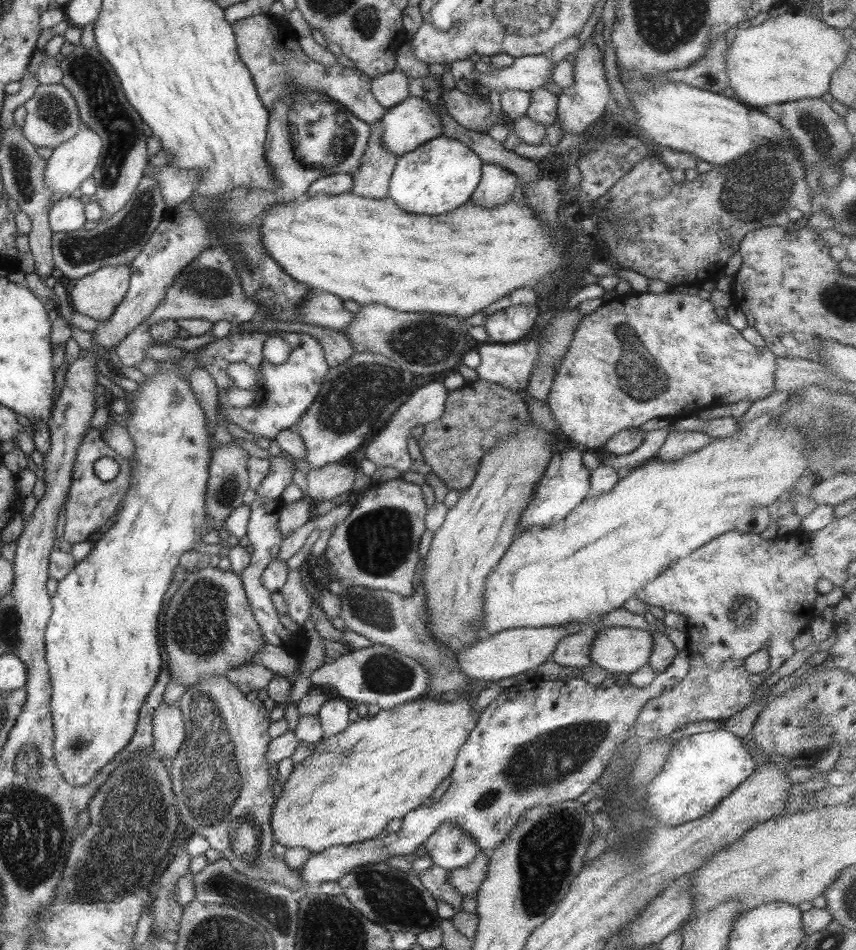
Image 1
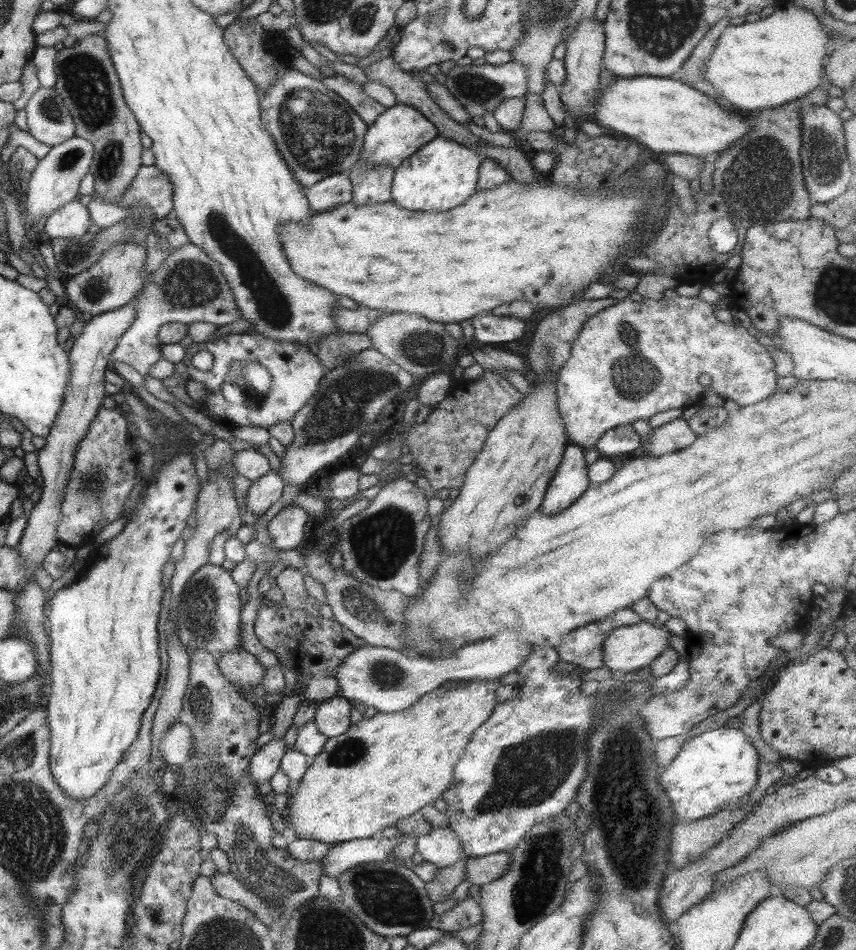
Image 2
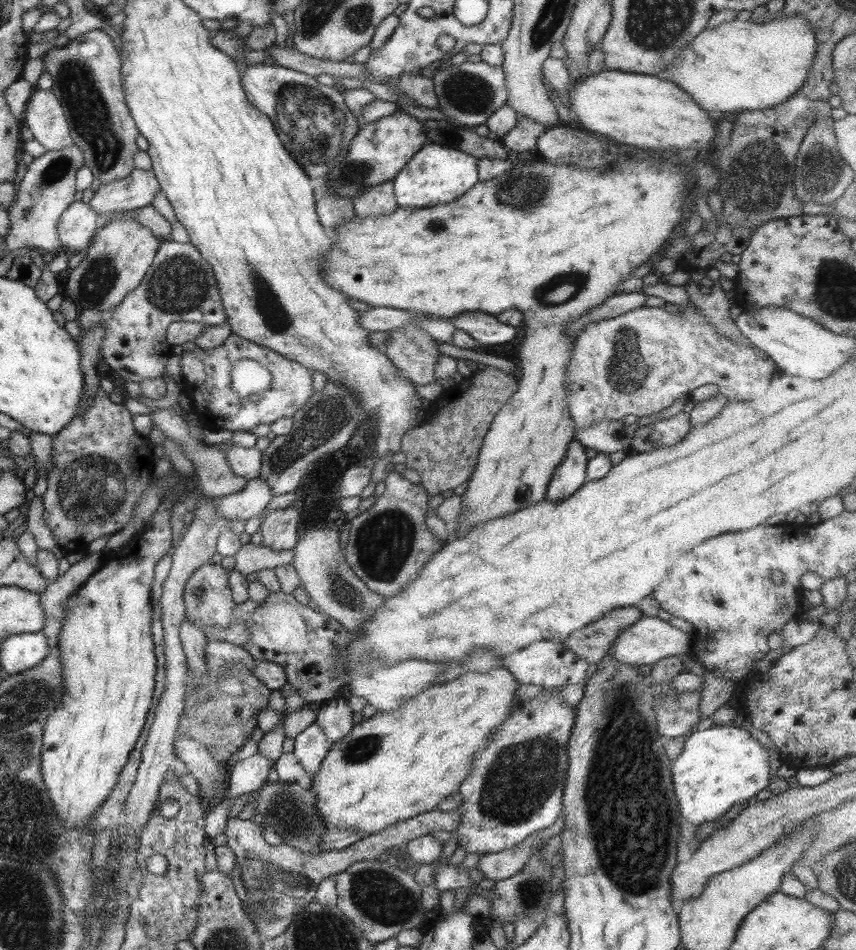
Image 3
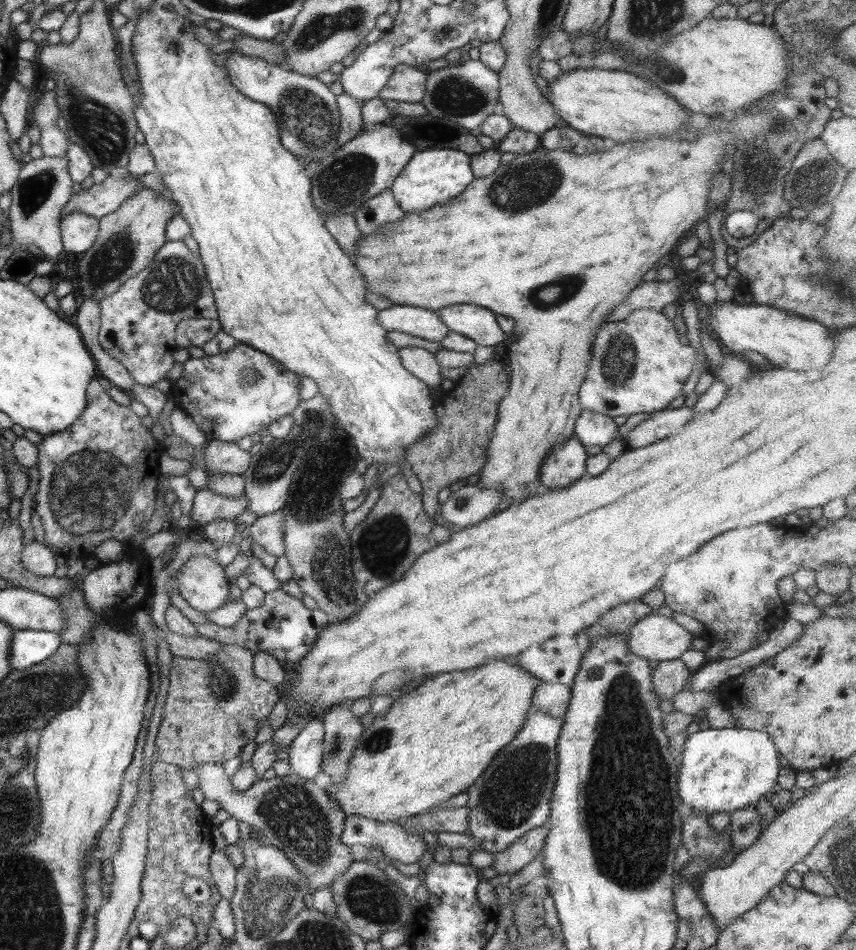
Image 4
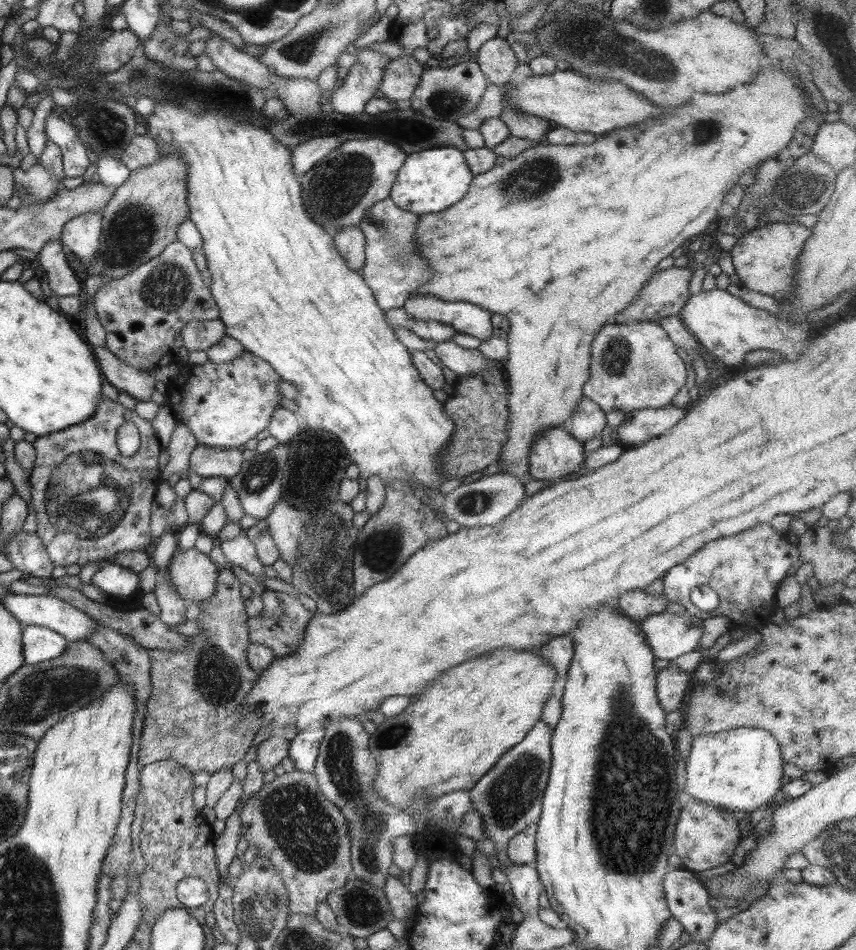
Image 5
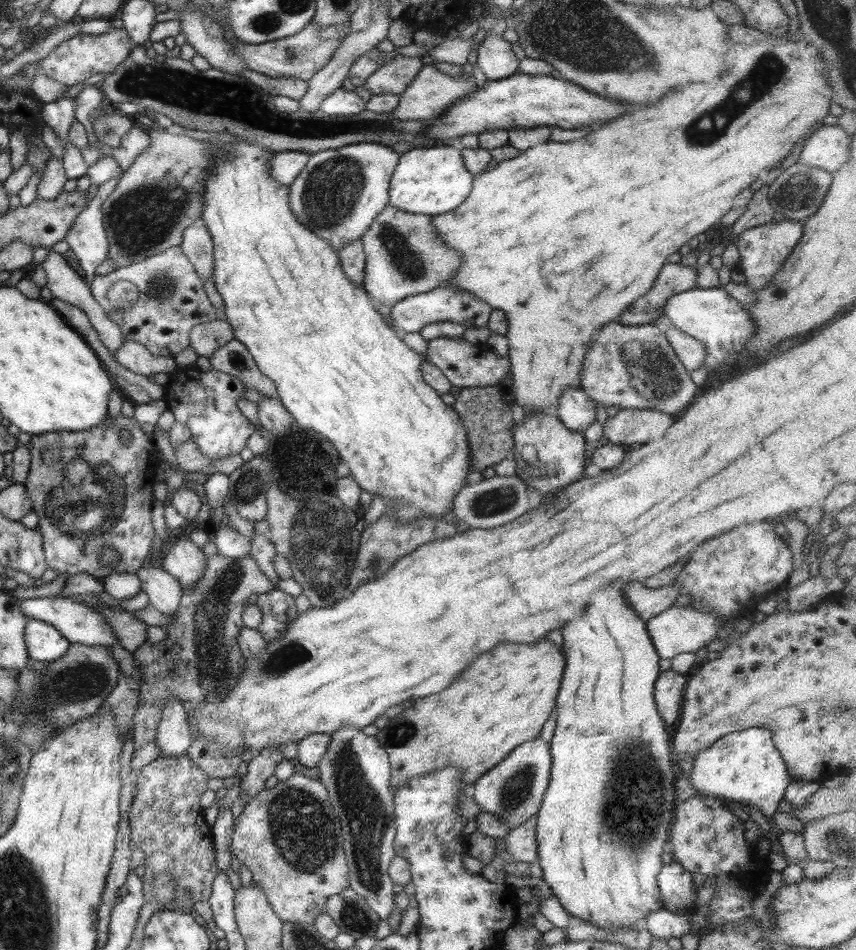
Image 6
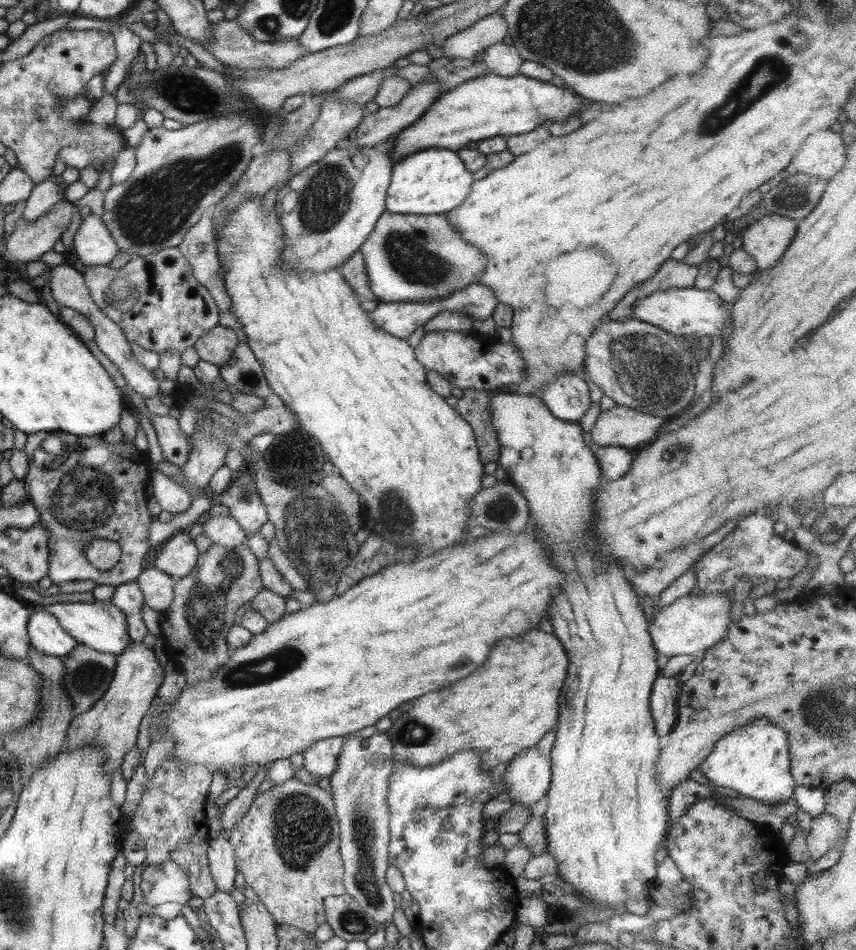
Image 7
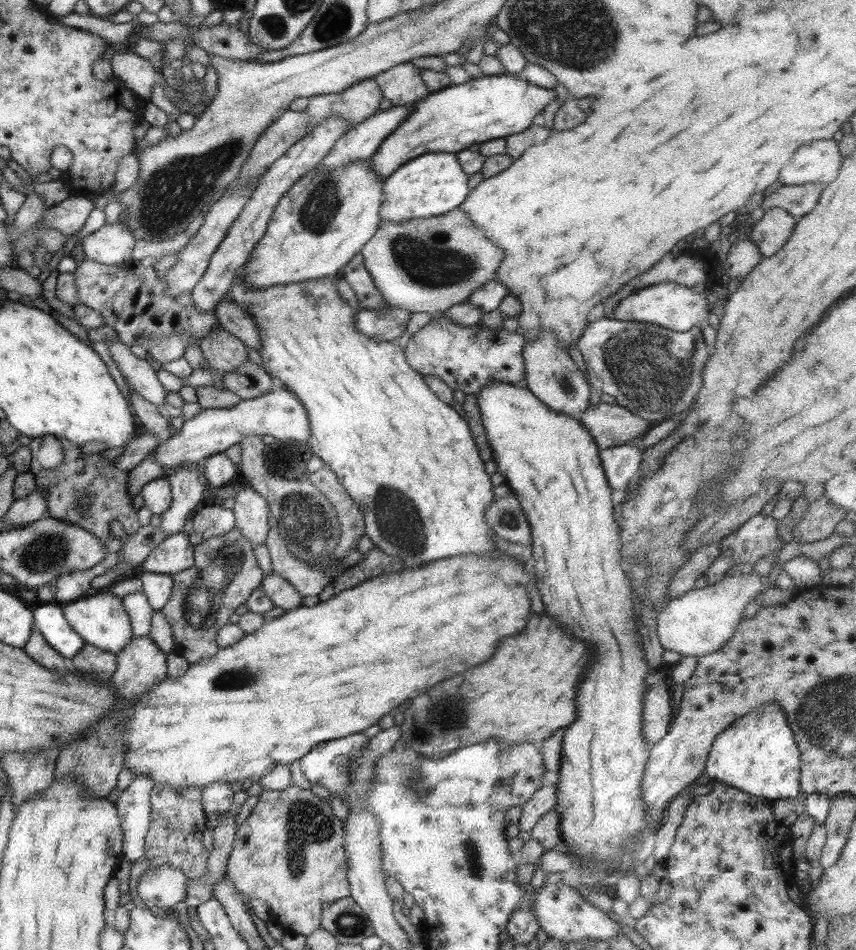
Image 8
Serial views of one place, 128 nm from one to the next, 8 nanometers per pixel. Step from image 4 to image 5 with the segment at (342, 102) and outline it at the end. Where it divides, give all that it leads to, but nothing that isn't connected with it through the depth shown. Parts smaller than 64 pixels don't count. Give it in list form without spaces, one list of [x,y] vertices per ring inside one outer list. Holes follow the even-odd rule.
[[[323,134],[320,138],[314,138],[296,146],[292,146],[290,152],[291,166],[293,172],[299,178],[300,175],[309,170],[317,160],[325,157],[329,152],[341,145],[337,134]]]

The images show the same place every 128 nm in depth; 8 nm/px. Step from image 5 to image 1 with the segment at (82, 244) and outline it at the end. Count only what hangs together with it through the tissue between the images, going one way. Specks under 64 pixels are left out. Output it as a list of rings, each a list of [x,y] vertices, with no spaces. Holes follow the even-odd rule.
[[[67,196],[53,202],[48,210],[48,225],[54,232],[73,232],[83,226],[84,204],[79,199]]]

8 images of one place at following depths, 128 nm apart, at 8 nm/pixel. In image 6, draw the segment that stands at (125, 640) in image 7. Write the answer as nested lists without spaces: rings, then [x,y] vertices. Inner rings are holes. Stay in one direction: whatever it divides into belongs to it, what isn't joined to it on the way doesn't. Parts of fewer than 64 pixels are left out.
[[[59,596],[29,598],[21,601],[19,610],[25,613],[28,619],[39,619],[39,621],[53,626],[71,645],[85,644],[87,646],[105,647],[118,642],[112,629],[107,625],[107,621],[103,619],[103,615],[97,609],[77,602],[77,599]]]

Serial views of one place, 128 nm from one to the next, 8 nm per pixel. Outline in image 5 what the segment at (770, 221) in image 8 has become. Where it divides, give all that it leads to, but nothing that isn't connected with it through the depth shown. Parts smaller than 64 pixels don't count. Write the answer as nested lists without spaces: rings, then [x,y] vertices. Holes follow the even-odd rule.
[[[769,222],[757,226],[736,240],[731,248],[729,261],[732,262],[734,273],[737,274],[743,288],[755,290],[773,297],[780,302],[793,300],[795,280],[793,273],[797,267],[797,257],[803,251],[803,243],[811,235],[811,230],[798,223]]]

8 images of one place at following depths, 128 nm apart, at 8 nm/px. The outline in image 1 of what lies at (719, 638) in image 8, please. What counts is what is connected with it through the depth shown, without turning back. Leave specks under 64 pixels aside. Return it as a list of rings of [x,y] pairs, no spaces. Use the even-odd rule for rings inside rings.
[[[603,628],[591,640],[589,657],[608,673],[630,675],[647,664],[653,639],[651,631],[633,628]]]

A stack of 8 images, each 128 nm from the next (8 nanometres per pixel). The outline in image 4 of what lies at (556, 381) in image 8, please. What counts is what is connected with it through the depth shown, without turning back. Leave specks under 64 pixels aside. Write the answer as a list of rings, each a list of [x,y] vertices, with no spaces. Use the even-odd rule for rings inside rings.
[[[582,410],[574,425],[573,436],[586,447],[609,444],[611,440],[624,441],[625,436],[619,436],[617,426],[610,417]]]

